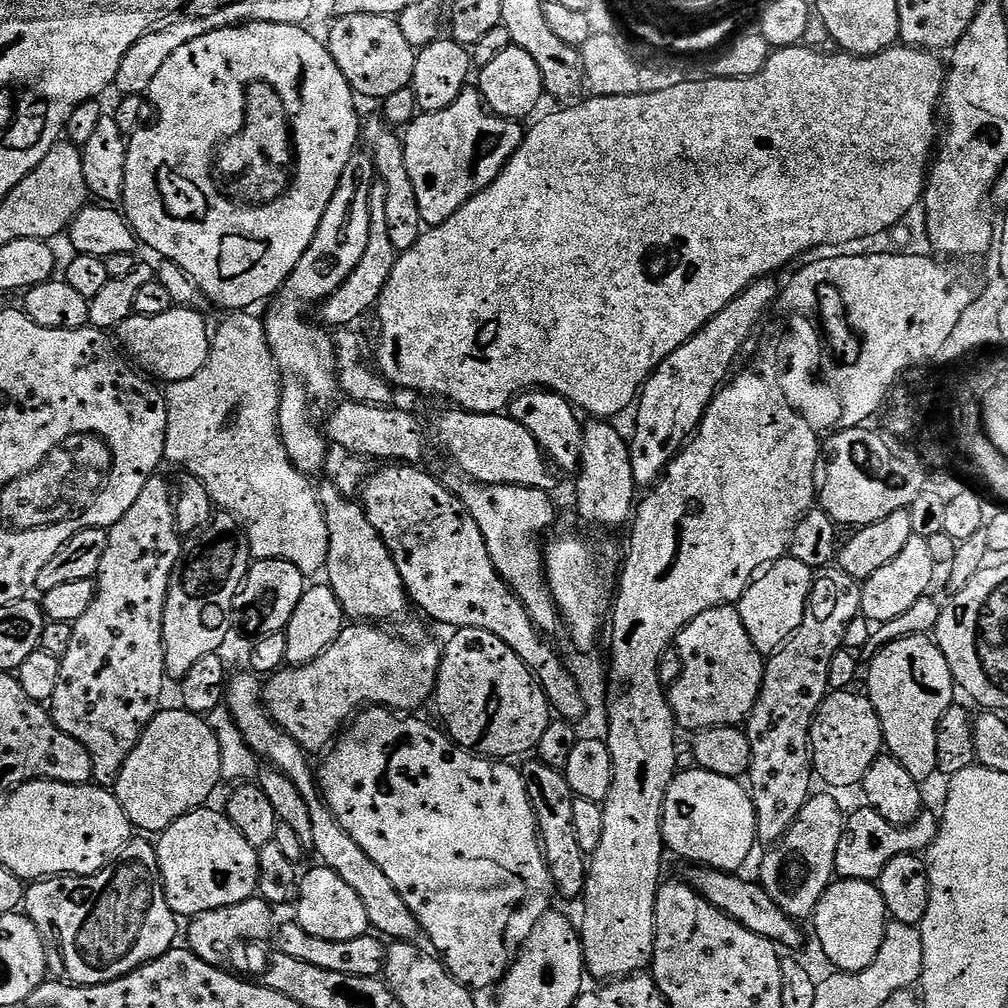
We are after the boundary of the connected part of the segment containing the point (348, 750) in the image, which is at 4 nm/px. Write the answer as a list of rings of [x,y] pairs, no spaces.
[[[368,706],[363,709],[347,725],[343,734],[335,741],[334,747],[331,749],[332,756],[325,755],[323,757],[324,765],[319,765],[318,768],[318,783],[323,798],[328,803],[328,809],[334,814],[334,818],[338,818],[338,822],[342,826],[342,830],[346,830],[350,834],[350,838],[354,838],[354,842],[358,842],[358,846],[362,846],[362,850],[366,850],[366,854],[370,854],[370,858],[374,858],[374,862],[382,870],[382,874],[386,874],[386,878],[390,878],[390,882],[394,886],[394,890],[398,890],[398,894],[402,898],[402,902],[406,902],[406,906],[414,914],[416,921],[420,923],[420,932],[423,935],[428,935],[427,943],[430,945],[431,951],[439,956],[444,962],[444,967],[447,968],[448,973],[452,975],[458,982],[462,982],[470,989],[479,990],[479,988],[492,988],[495,989],[499,985],[500,979],[508,972],[508,965],[510,963],[510,952],[508,956],[508,948],[504,945],[504,931],[508,928],[508,919],[512,916],[512,911],[527,898],[531,892],[544,892],[547,888],[553,887],[552,875],[548,872],[548,866],[544,863],[544,847],[540,845],[540,831],[536,825],[536,815],[532,809],[532,803],[528,797],[526,790],[526,782],[524,781],[524,773],[519,767],[511,768],[511,763],[505,762],[500,758],[485,758],[475,752],[468,751],[467,748],[460,747],[451,736],[445,734],[439,727],[435,728],[432,724],[427,724],[424,720],[415,720],[415,715],[412,714],[397,714],[393,709],[387,706]]]

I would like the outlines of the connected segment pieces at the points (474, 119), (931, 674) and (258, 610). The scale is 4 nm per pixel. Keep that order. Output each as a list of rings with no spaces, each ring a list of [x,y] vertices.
[[[472,86],[465,88],[453,104],[446,106],[446,110],[417,115],[403,129],[402,139],[406,170],[410,174],[410,182],[414,182],[414,194],[418,198],[425,225],[435,226],[446,222],[462,206],[466,206],[470,198],[486,190],[486,186],[490,186],[490,182],[498,178],[498,174],[508,165],[508,159],[518,150],[525,131],[525,125],[519,119],[498,116],[489,110],[480,92]]]
[[[907,636],[898,642],[888,644],[884,647],[884,651],[871,657],[869,664],[872,665],[870,665],[869,668],[867,665],[866,668],[866,676],[868,672],[868,689],[866,689],[866,695],[868,699],[872,701],[874,710],[880,719],[880,725],[884,731],[884,748],[886,749],[887,755],[894,757],[898,762],[902,762],[902,766],[906,766],[906,771],[908,771],[913,778],[921,782],[927,782],[932,775],[935,777],[938,772],[938,722],[942,718],[942,714],[946,714],[946,710],[952,707],[954,703],[954,697],[952,697],[952,692],[954,693],[954,681],[950,666],[946,662],[946,658],[942,654],[942,650],[936,644],[935,639],[929,638],[928,636]]]
[[[257,560],[248,566],[248,576],[232,607],[234,620],[252,635],[259,638],[266,634],[283,632],[298,606],[306,587],[306,577],[298,566],[285,560]]]

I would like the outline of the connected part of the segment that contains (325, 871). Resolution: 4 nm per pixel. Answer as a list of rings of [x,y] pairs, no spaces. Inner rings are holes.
[[[315,866],[298,880],[298,899],[296,904],[295,923],[306,930],[306,934],[314,934],[314,938],[326,938],[330,942],[350,942],[359,936],[367,936],[370,925],[366,918],[366,906],[362,906],[362,898],[342,882],[334,870],[323,866]]]

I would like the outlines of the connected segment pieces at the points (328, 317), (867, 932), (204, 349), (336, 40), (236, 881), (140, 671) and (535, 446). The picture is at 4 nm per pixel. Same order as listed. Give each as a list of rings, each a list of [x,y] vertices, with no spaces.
[[[377,178],[372,182],[370,194],[370,238],[366,246],[366,254],[362,254],[362,262],[354,266],[354,270],[346,278],[346,282],[327,300],[323,301],[325,325],[340,330],[345,326],[352,326],[359,316],[364,316],[368,311],[375,309],[380,303],[380,295],[390,282],[390,274],[396,265],[397,251],[390,242],[390,230],[386,222],[386,186],[383,180]]]
[[[837,879],[829,884],[822,894],[815,912],[810,917],[810,924],[816,927],[816,940],[824,951],[824,956],[833,964],[833,969],[844,970],[848,964],[848,936],[883,937],[890,917],[886,902],[879,887],[871,880]]]
[[[174,306],[166,310],[166,314],[153,316],[133,314],[126,322],[120,324],[118,335],[121,340],[119,343],[126,349],[127,355],[137,365],[144,364],[143,371],[149,377],[157,381],[164,380],[165,385],[194,378],[194,374],[202,370],[210,347],[210,324],[208,328],[203,314],[196,308]]]
[[[354,14],[341,16],[335,22],[337,24],[326,35],[326,43],[334,62],[338,62],[338,70],[342,70],[357,97],[369,96],[376,102],[383,102],[390,94],[398,94],[398,90],[411,85],[417,49],[406,42],[399,19],[378,14]]]
[[[205,806],[195,812],[188,812],[174,821],[165,832],[159,833],[155,846],[160,863],[160,878],[164,881],[166,902],[177,917],[195,918],[210,910],[246,902],[257,895],[258,849],[250,846],[246,838],[242,838],[238,826],[234,826],[234,822],[230,822],[223,811],[215,812],[212,806]]]
[[[160,474],[152,476],[150,482],[146,482],[146,486],[142,486],[142,494],[138,494],[134,506],[130,506],[130,510],[126,510],[126,514],[122,514],[122,518],[118,518],[118,522],[108,529],[106,554],[102,558],[102,566],[98,570],[95,578],[96,597],[94,598],[94,602],[90,602],[90,610],[86,610],[86,614],[82,614],[82,618],[78,618],[76,623],[72,625],[70,650],[66,650],[66,654],[60,657],[58,687],[54,690],[50,701],[52,720],[63,732],[70,734],[70,738],[77,740],[87,750],[90,754],[90,762],[92,763],[92,780],[99,787],[109,790],[115,789],[118,778],[122,774],[122,766],[126,766],[126,758],[130,758],[130,754],[134,750],[134,746],[138,746],[138,742],[142,738],[146,726],[156,717],[157,712],[161,711],[162,708],[160,699],[164,696],[164,680],[166,681],[166,662],[164,661],[164,607],[166,606],[166,598],[168,597],[170,578],[180,557],[180,545],[182,543],[181,533],[176,530],[174,492],[173,489],[168,489],[168,484],[163,480],[162,476]]]
[[[451,411],[437,418],[436,440],[452,455],[453,462],[457,464],[453,465],[463,475],[478,484],[513,484],[552,490],[557,473],[546,463],[546,454],[526,426],[508,414]]]

